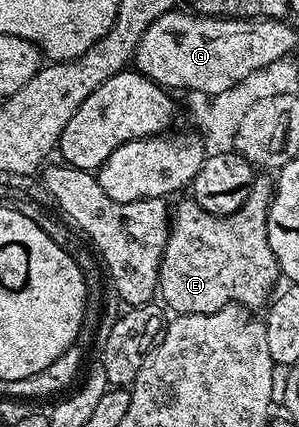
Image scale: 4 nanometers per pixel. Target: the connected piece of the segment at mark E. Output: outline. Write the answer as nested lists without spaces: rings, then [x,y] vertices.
[[[255,177],[248,200],[231,214],[215,216],[204,212],[190,196],[173,207],[172,229],[166,237],[157,288],[167,311],[174,310],[170,312],[175,315],[211,314],[235,304],[261,311],[271,301],[276,290],[274,281],[280,278],[278,261],[268,244],[266,219],[274,184],[273,177]]]

